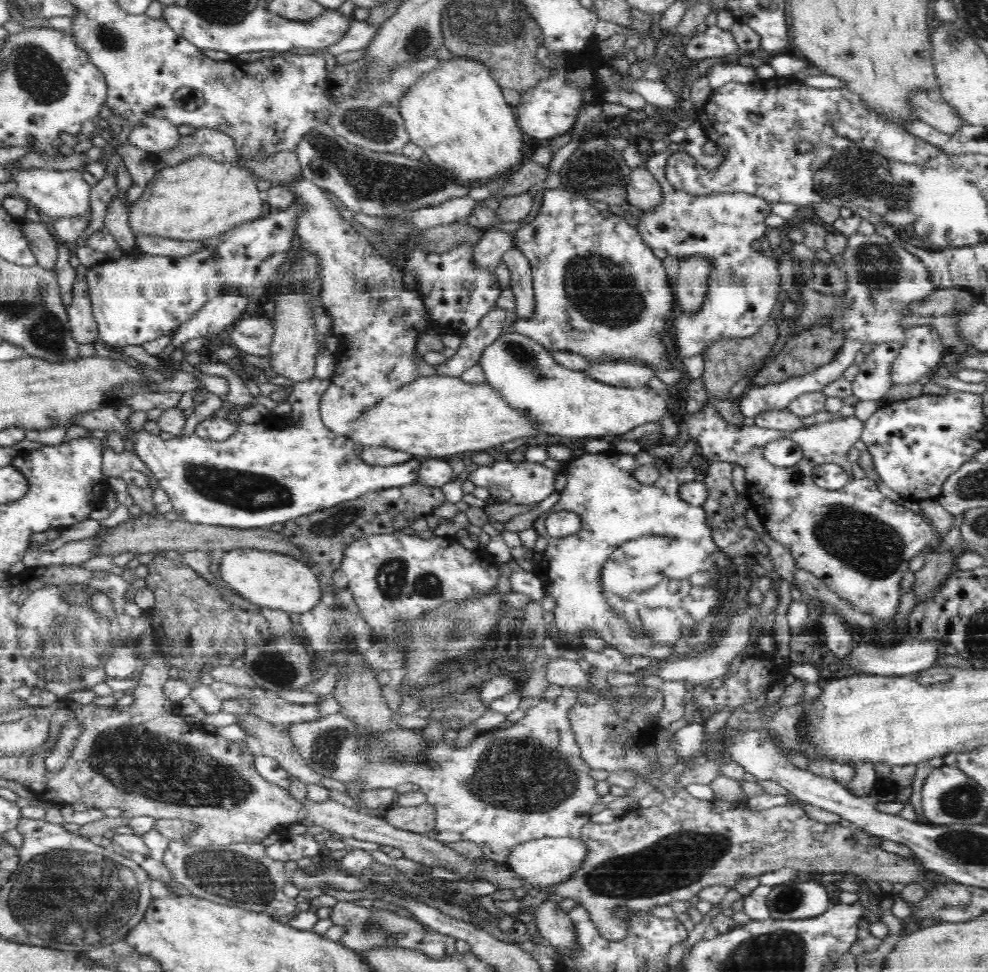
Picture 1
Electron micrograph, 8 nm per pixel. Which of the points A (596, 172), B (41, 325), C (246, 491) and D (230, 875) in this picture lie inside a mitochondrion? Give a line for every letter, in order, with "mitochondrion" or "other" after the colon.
A: mitochondrion
B: mitochondrion
C: mitochondrion
D: mitochondrion

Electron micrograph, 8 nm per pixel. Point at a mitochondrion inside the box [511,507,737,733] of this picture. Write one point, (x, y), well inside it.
(645, 622)

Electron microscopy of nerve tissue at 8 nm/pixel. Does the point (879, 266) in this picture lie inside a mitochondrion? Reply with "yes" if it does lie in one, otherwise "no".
yes

